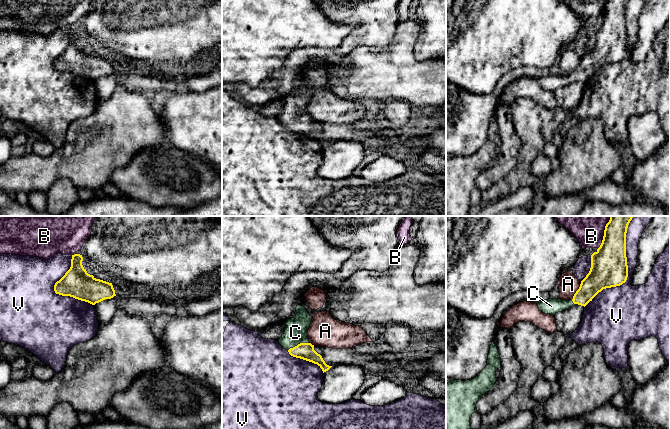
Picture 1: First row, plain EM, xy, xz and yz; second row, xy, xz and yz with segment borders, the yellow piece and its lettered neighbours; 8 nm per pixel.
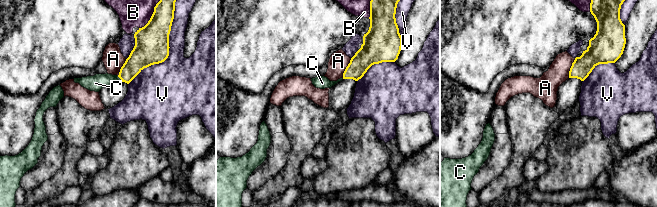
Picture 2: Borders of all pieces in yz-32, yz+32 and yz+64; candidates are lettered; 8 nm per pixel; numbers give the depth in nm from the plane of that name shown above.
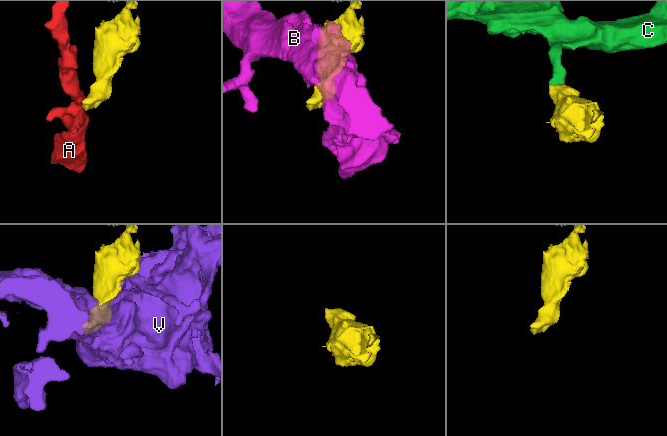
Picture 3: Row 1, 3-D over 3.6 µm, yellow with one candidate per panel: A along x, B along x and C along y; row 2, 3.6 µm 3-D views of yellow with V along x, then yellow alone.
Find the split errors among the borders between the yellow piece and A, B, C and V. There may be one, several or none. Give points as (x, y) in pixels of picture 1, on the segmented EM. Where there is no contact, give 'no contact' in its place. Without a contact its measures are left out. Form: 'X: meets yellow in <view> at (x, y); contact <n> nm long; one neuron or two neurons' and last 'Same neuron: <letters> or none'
A: meets yellow in yz at (576, 291); contact 170 nm long; two neurons
B: meets yellow in yz at (604, 232); contact 280 nm long; two neurons
C: meets yellow in xz at (298, 344); contact 180 nm long; one neuron
V: meets yellow in yz at (627, 269); contact 850 nm long; two neurons
Same neuron: C

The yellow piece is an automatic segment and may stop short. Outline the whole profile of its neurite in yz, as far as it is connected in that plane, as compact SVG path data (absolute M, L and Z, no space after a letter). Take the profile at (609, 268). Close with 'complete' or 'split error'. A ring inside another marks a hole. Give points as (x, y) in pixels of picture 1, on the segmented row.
M610 216L600 247L591 255L591 268L572 300L536 302L540 311L555 315L574 304L586 306L603 289L620 286L628 277L626 233L634 216Z; split error

